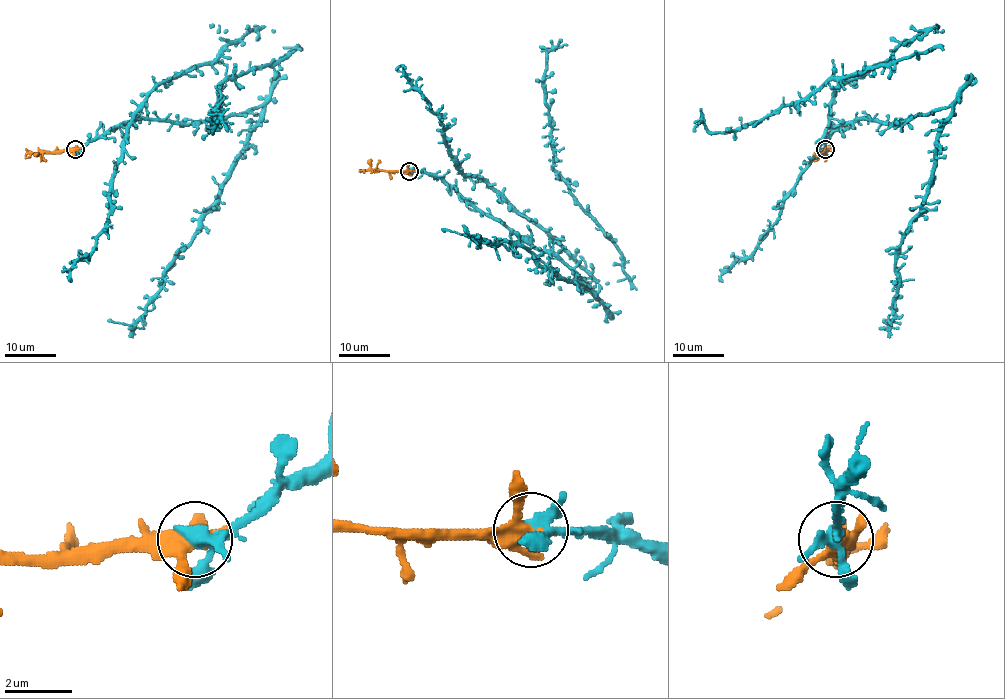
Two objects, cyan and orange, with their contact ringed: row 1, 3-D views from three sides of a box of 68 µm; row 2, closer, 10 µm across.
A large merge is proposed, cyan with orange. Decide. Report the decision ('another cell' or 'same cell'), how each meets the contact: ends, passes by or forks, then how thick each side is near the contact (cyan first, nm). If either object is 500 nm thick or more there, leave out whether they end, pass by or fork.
same cell | cyan forks | orange forks | 300/320 nm

